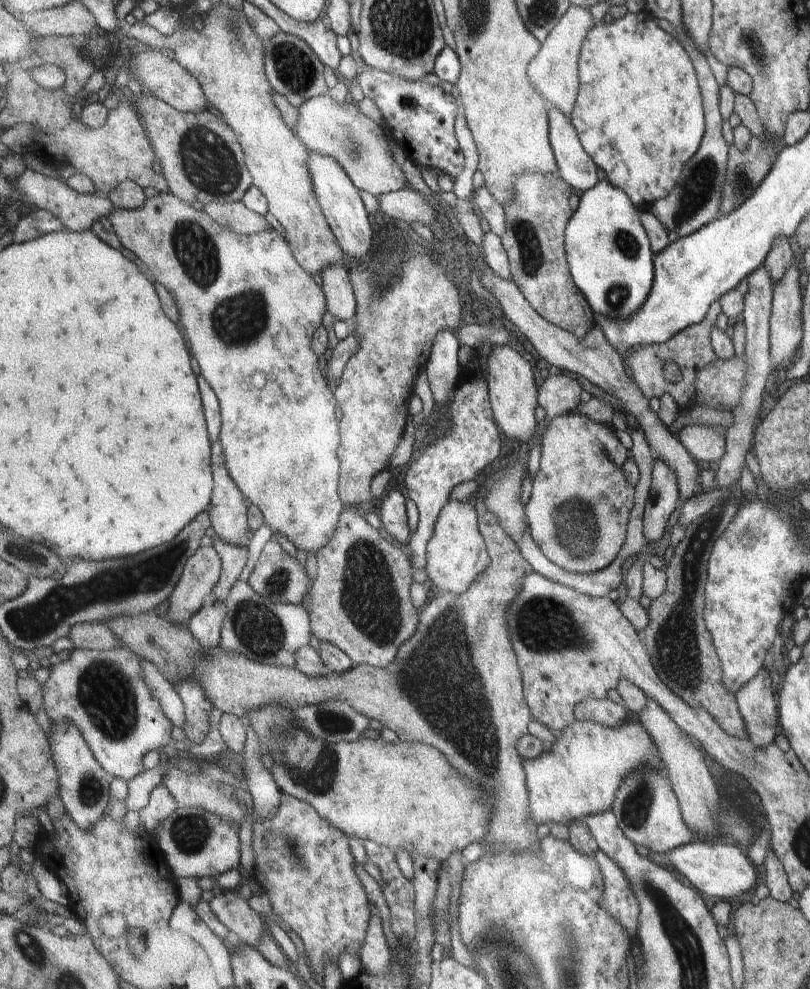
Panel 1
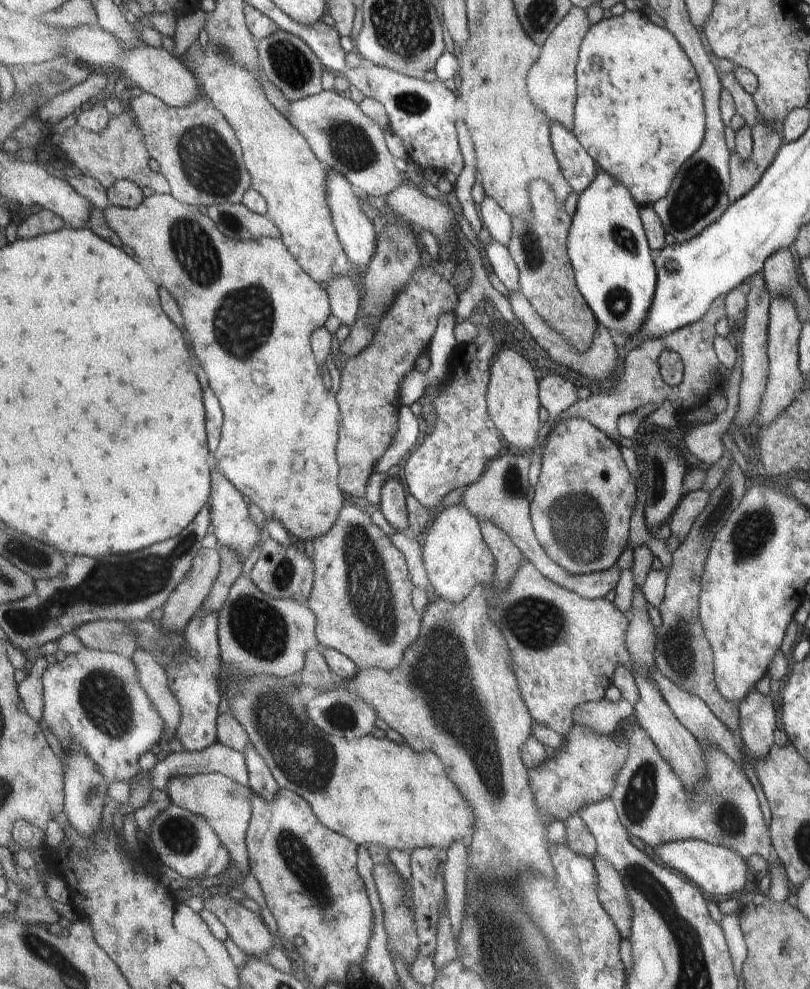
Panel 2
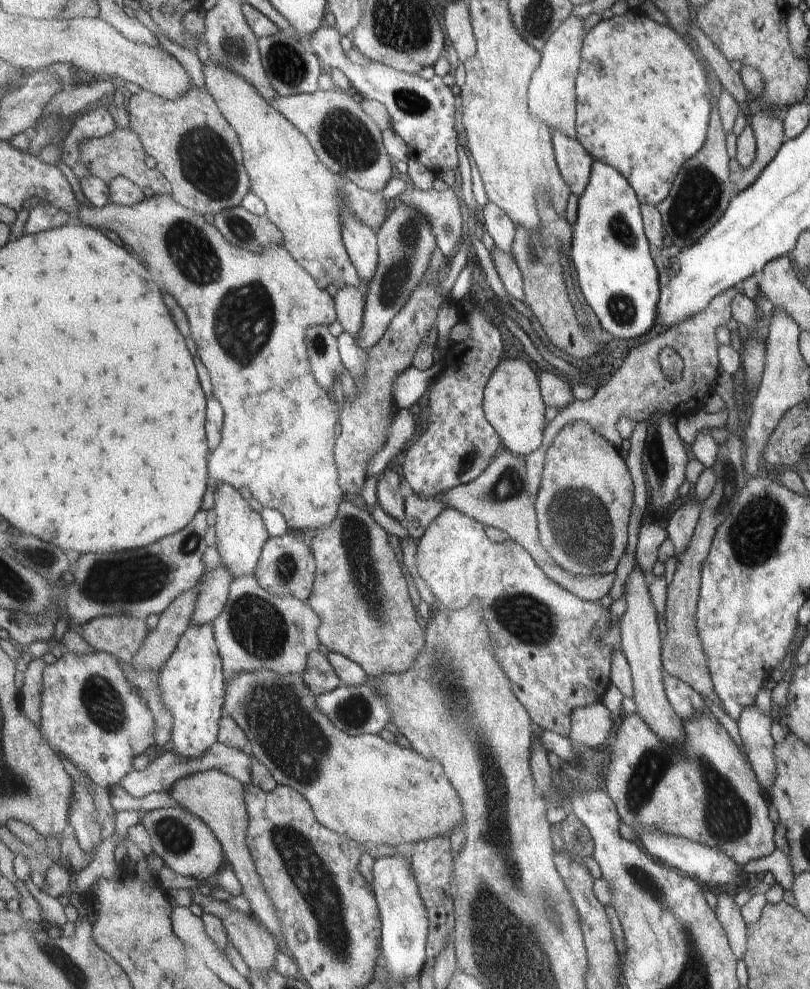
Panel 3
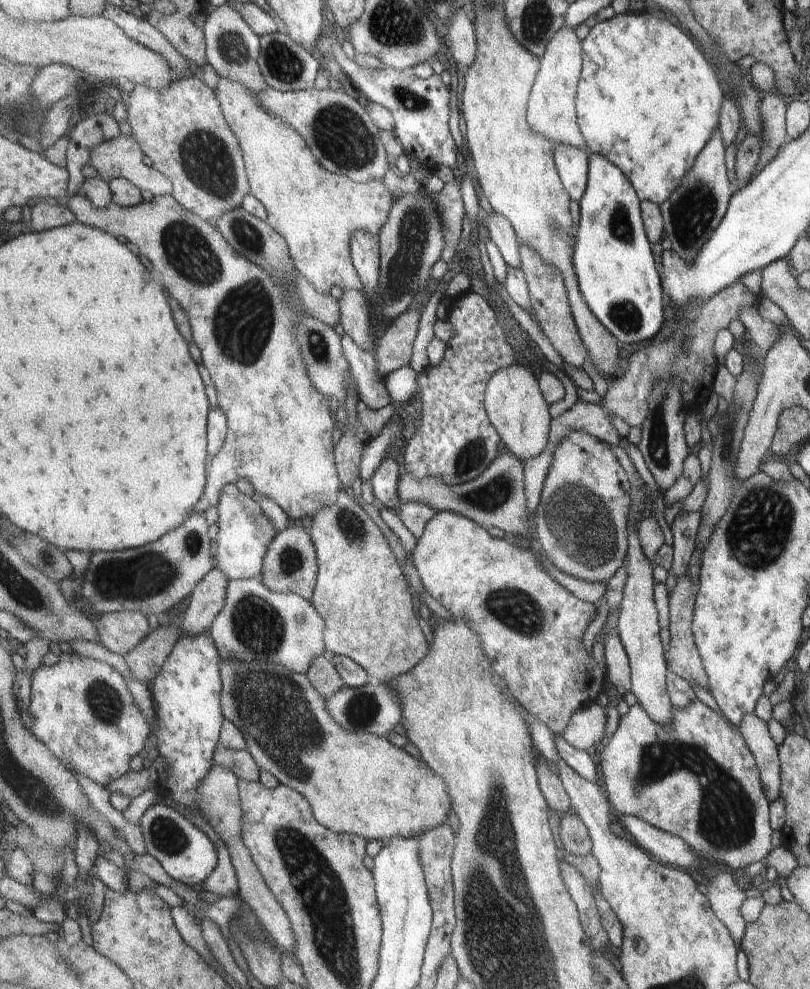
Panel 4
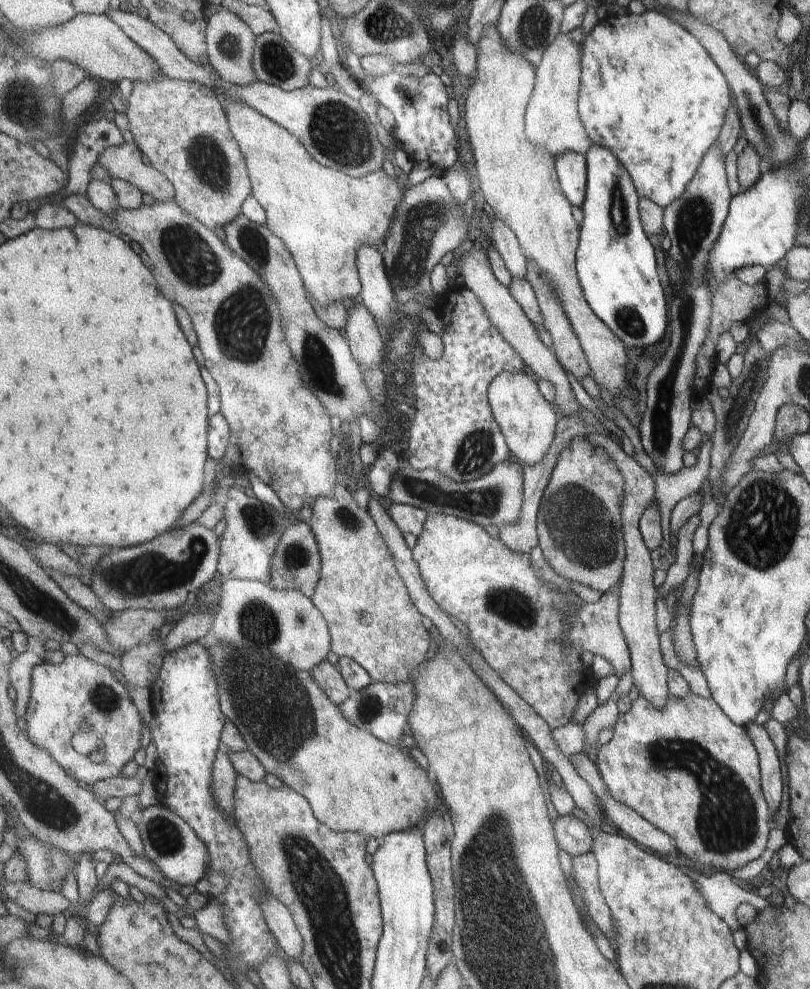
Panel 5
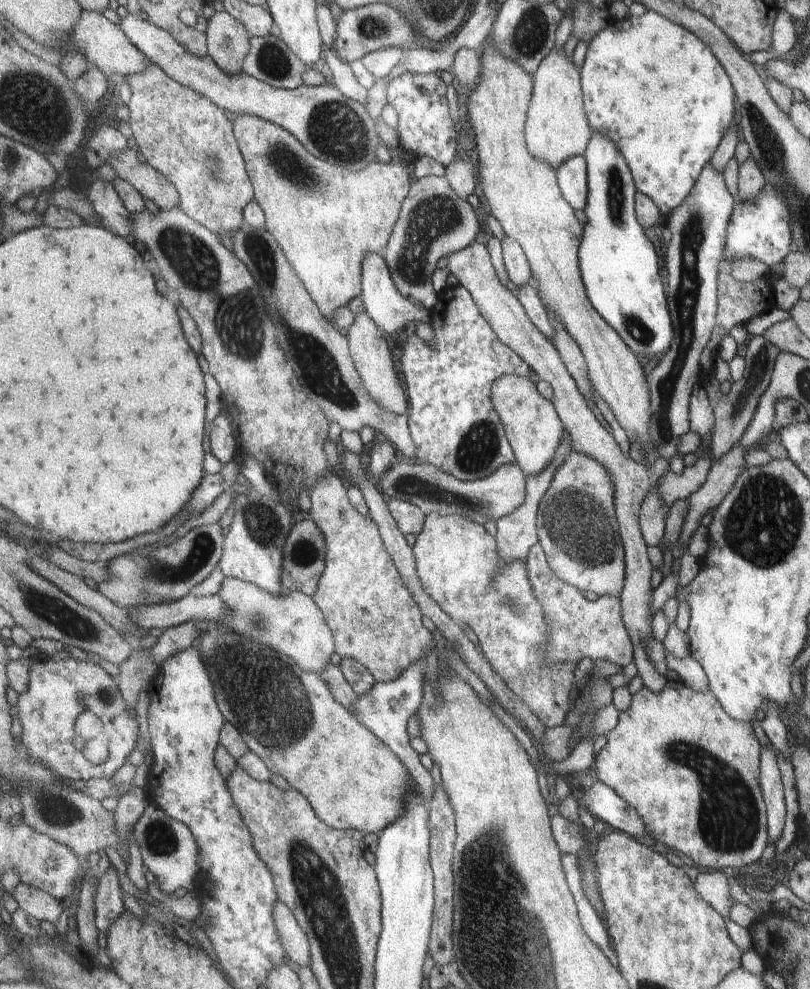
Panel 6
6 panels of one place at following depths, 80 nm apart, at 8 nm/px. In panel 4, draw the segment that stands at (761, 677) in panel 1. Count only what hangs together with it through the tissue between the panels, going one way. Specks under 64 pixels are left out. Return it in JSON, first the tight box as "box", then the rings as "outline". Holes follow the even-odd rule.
{"box":[738,714,780,803],"outline":[[[754,714],[743,716],[738,725],[747,748],[754,754],[755,765],[759,768],[759,777],[765,799],[771,803],[779,798],[780,771],[776,745],[769,737],[766,723]]]}

